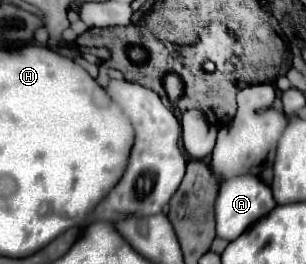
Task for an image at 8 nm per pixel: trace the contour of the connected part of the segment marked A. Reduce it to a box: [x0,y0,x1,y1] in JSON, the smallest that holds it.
[216,175,274,241]

